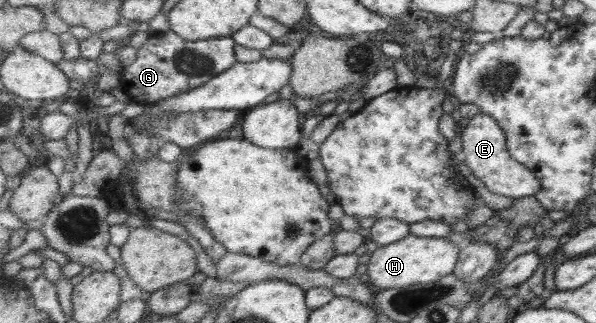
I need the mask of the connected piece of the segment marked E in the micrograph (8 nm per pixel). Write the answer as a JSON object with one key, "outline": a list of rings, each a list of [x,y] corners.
{"outline":[[[480,112],[471,119],[466,128],[460,130],[459,136],[463,138],[464,161],[471,168],[473,174],[480,178],[492,192],[521,199],[524,197],[535,197],[543,189],[544,184],[538,178],[537,173],[531,171],[530,168],[522,164],[522,161],[516,160],[512,156],[506,131],[494,116]]]}

